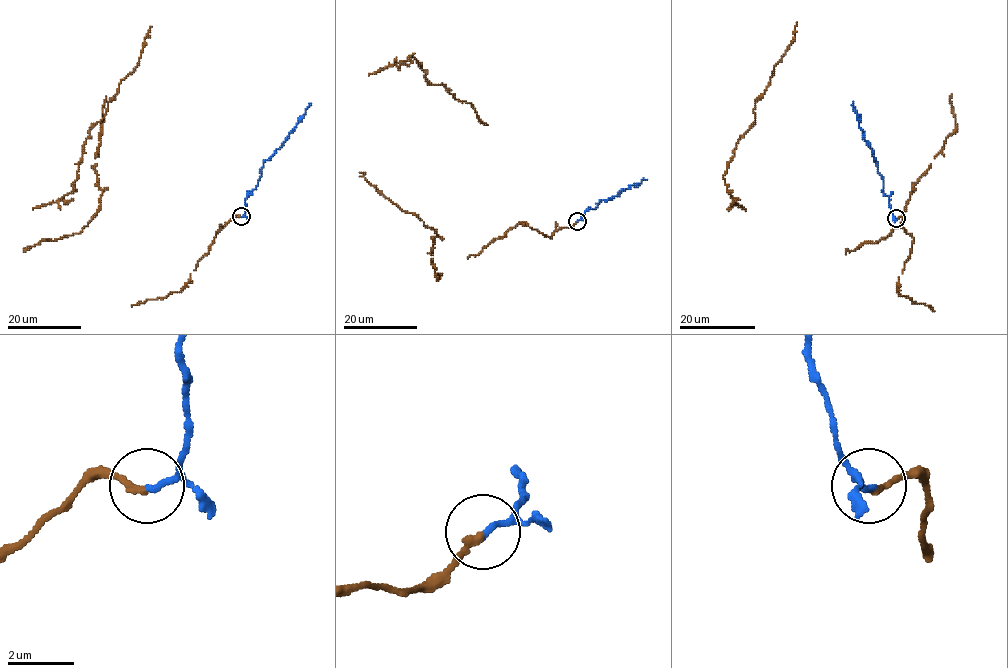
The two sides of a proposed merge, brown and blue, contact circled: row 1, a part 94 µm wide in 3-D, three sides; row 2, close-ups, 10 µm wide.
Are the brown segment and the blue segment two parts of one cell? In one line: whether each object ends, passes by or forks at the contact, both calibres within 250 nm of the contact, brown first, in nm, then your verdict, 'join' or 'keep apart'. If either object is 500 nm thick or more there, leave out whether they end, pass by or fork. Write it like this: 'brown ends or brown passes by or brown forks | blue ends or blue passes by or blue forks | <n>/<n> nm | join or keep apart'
brown ends | blue ends | 200/180 nm | join

